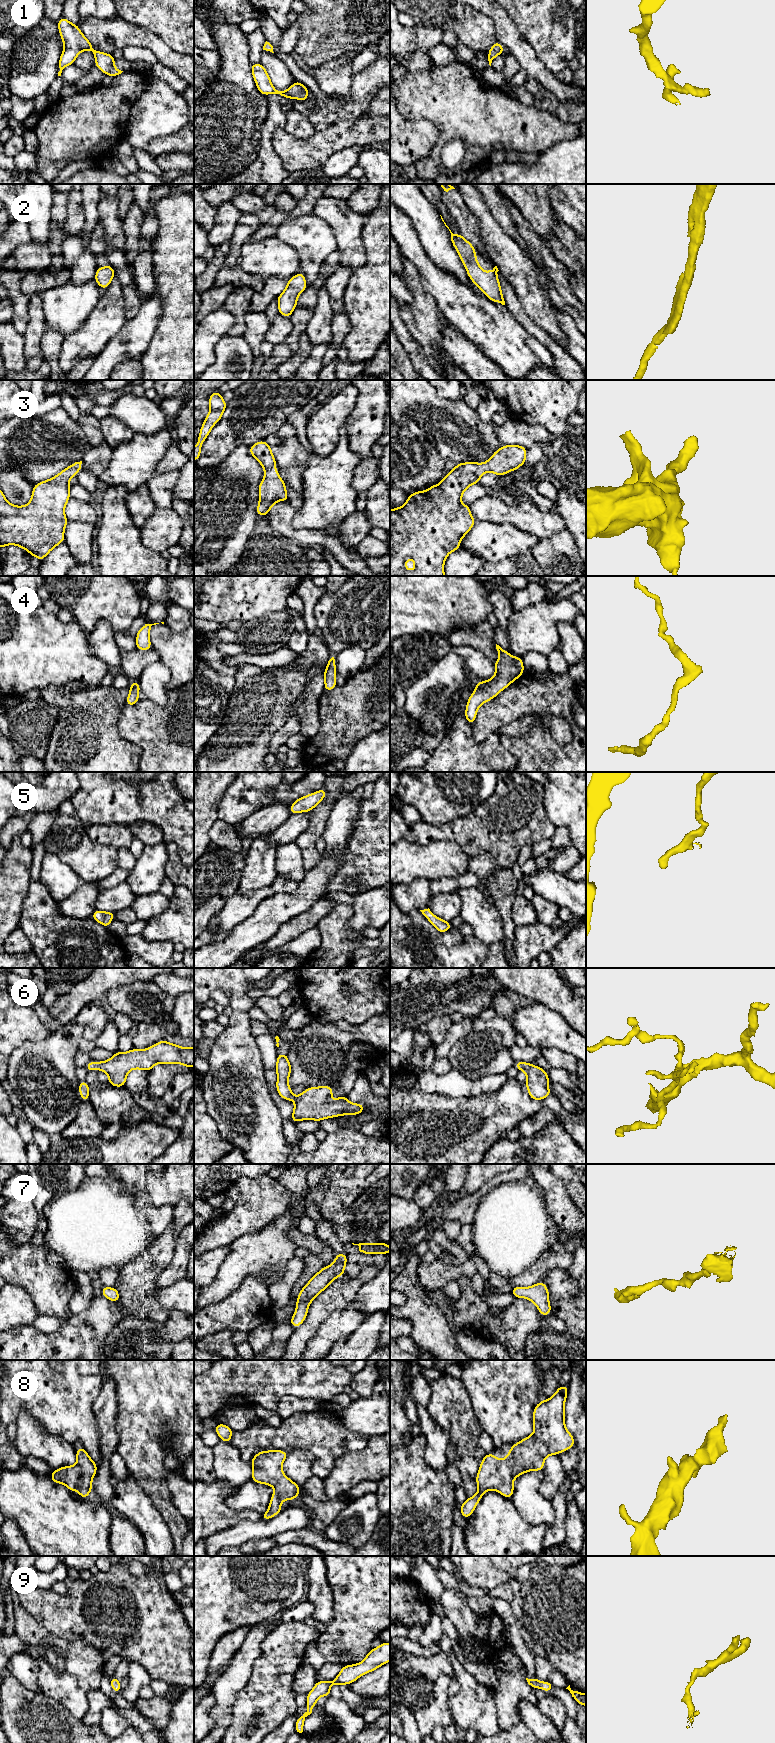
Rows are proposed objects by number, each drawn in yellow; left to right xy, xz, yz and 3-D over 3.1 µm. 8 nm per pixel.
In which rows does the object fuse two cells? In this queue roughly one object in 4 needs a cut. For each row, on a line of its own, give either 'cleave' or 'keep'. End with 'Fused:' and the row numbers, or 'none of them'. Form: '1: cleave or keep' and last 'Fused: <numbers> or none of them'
1: keep
2: keep
3: keep
4: keep
5: keep
6: keep
7: keep
8: keep
9: keep
Fused: none of them

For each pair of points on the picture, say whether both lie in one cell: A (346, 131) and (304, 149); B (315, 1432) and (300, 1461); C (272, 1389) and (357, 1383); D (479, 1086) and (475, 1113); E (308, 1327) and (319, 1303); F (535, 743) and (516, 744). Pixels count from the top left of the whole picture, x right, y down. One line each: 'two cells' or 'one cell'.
A: one cell
B: two cells
C: two cells
D: two cells
E: one cell
F: one cell

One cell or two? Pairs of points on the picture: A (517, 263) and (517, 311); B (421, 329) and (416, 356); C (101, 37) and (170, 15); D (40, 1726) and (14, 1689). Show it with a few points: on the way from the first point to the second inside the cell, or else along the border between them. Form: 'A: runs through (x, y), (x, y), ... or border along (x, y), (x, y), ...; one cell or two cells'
A: border along (504, 276), (514, 289), (523, 309), (530, 316); two cells
B: border along (405, 324), (432, 363); two cells
C: border along (117, 14), (125, 21), (144, 27), (158, 36); two cells
D: runs through (31, 1717), (15, 1698); one cell

